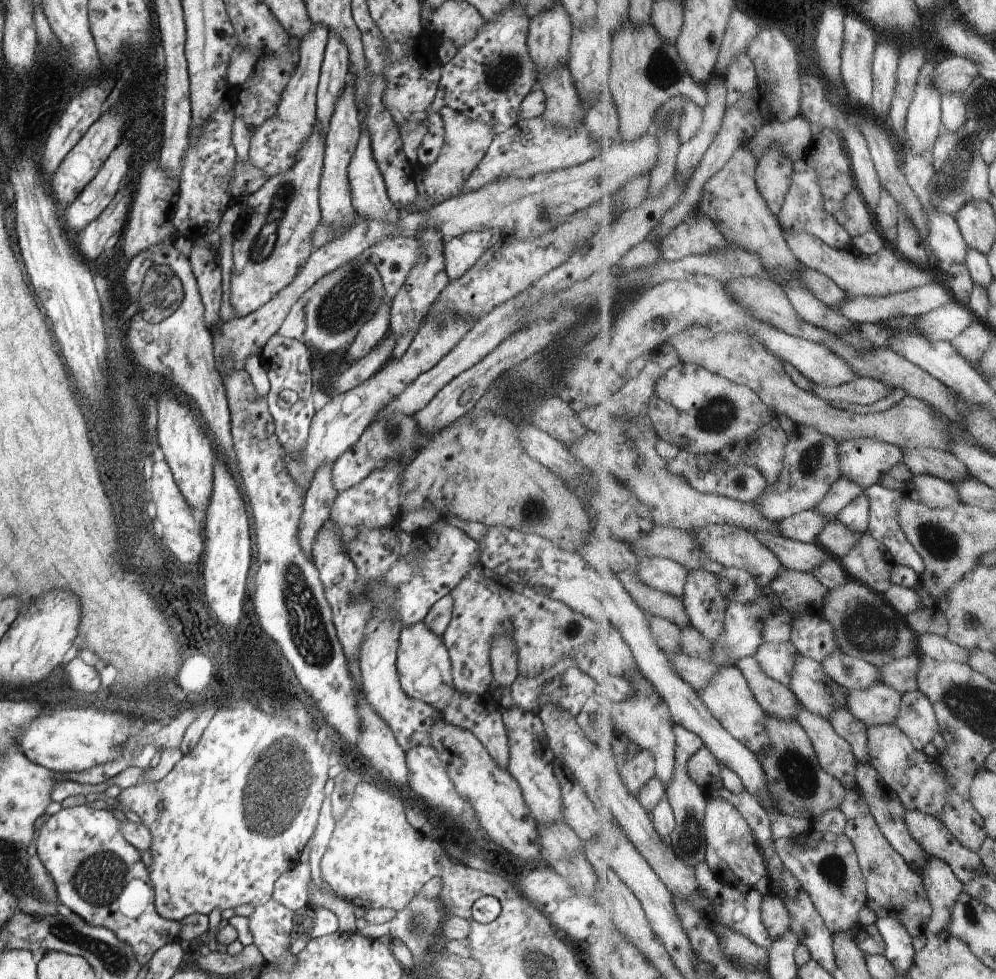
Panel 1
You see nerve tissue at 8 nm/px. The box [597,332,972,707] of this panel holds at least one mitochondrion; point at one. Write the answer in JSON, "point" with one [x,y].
{"point":[867,627]}

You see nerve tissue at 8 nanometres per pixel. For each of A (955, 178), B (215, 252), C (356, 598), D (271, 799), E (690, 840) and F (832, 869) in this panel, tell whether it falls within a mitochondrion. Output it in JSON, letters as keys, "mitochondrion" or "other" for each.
{"A":"mitochondrion","B":"other","C":"mitochondrion","D":"mitochondrion","E":"mitochondrion","F":"mitochondrion"}

